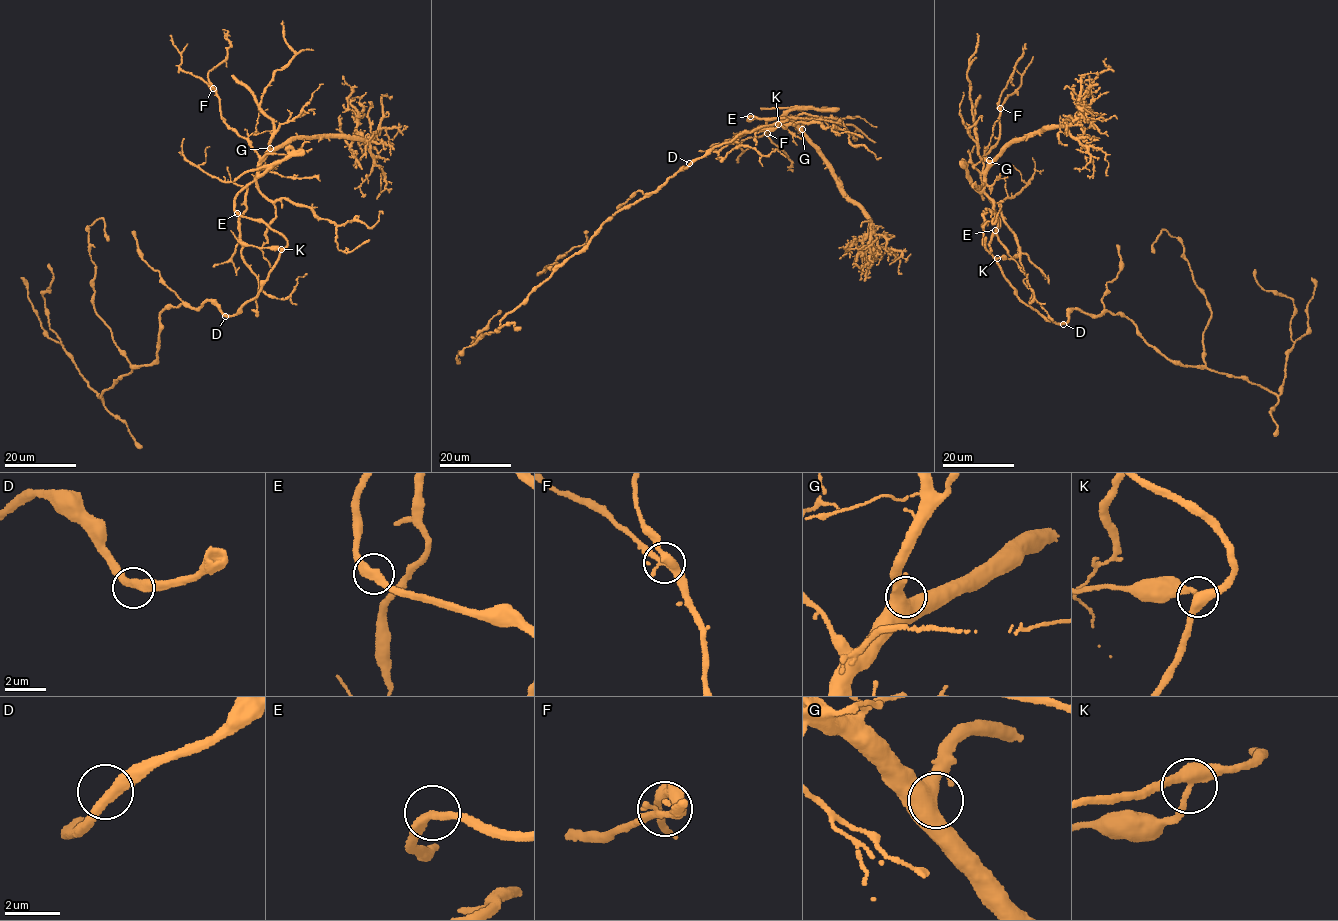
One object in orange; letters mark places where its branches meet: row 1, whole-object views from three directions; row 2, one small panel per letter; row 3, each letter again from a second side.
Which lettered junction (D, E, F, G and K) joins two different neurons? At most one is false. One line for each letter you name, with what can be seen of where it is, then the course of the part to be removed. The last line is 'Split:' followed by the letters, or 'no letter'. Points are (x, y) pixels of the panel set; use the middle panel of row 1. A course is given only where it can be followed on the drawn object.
E: Place: (750, 116). Course of the part to remove: (750, 115), (787, 120), (716, 145), (625, 206), (499, 329), (477, 341), (471, 337), (474, 344), (499, 312)
Split: E

